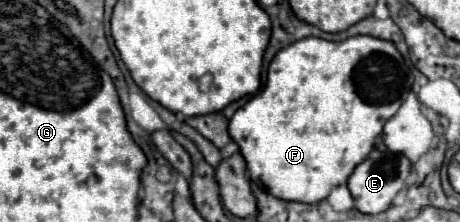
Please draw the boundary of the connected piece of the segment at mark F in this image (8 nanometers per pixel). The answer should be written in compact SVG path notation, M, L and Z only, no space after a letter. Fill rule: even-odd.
M353 36L345 42L303 38L275 54L263 90L233 114L229 134L241 148L251 180L263 182L281 200L321 202L331 194L331 188L345 184L355 166L369 156L383 124L395 116L411 86L413 76L389 40L373 36Z

